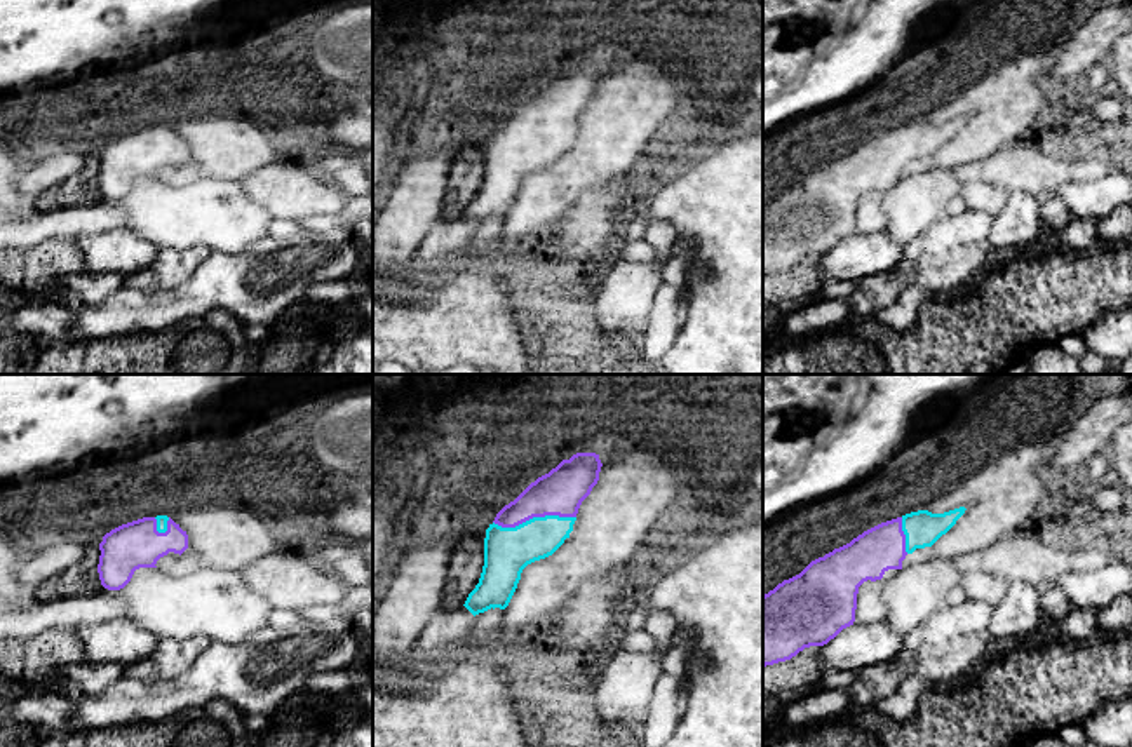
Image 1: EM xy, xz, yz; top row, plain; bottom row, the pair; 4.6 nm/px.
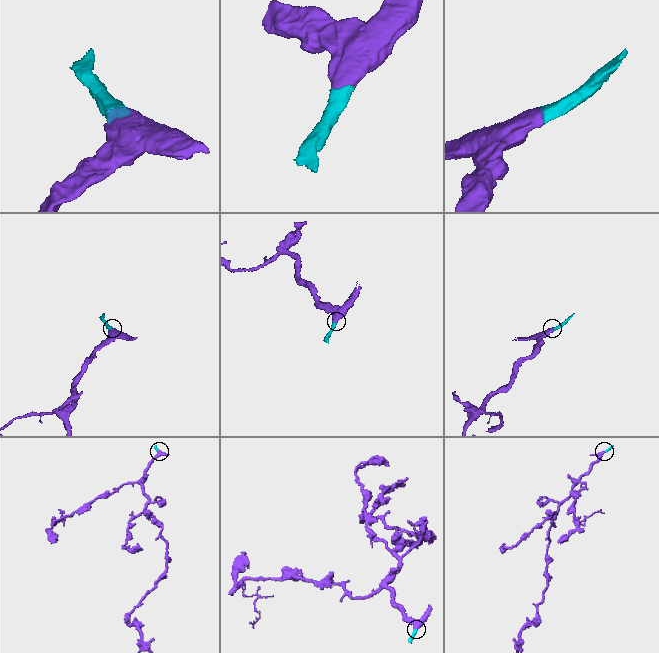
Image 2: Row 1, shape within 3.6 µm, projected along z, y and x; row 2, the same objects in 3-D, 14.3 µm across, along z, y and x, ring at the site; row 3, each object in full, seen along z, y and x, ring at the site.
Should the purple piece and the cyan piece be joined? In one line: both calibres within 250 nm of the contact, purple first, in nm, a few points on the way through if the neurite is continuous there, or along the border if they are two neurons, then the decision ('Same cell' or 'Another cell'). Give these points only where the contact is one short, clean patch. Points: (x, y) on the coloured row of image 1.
Thickness 220 nm (purple) against 220 nm. Path across: xz (561, 491), (533, 516), (507, 551). Same cell

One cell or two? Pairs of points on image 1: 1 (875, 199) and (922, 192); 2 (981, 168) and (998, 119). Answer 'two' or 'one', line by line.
1: two
2: two

